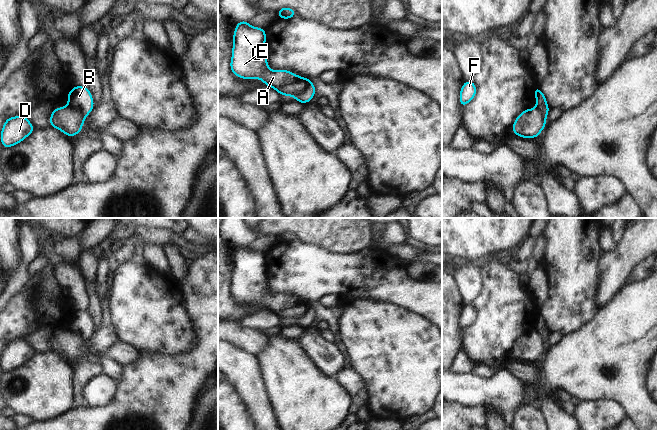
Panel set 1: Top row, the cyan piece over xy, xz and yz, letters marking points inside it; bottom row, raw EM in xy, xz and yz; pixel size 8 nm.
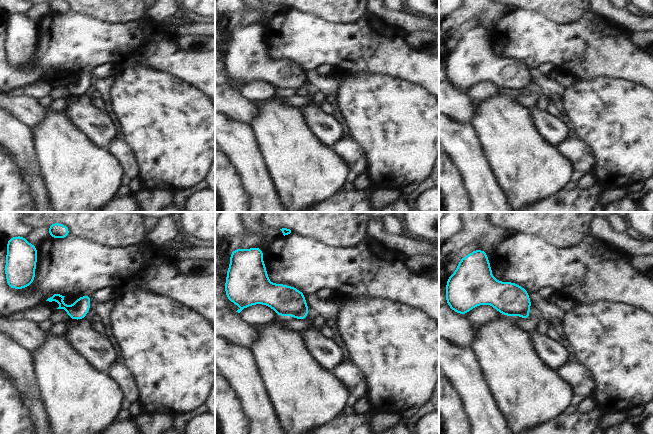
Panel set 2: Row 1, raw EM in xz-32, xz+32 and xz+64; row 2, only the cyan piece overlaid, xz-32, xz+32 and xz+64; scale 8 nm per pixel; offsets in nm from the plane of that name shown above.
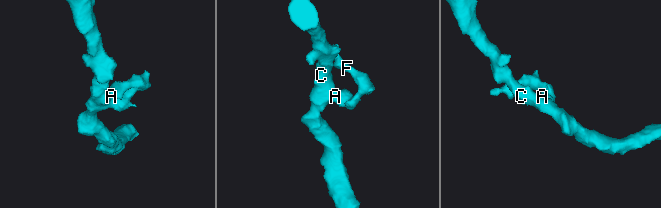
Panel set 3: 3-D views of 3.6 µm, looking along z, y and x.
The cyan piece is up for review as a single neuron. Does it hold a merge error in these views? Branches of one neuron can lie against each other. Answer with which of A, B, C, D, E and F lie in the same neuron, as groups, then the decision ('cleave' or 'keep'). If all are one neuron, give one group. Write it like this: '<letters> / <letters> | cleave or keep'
A C D E / B F | cleave

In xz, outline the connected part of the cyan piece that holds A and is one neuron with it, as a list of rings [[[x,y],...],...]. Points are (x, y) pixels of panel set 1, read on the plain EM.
[[[247,244],[236,246],[232,260],[232,298],[241,303],[261,303],[264,309],[274,312],[282,320],[292,320],[304,314],[308,302],[292,297],[290,294],[269,293],[266,281],[266,255],[253,251]]]

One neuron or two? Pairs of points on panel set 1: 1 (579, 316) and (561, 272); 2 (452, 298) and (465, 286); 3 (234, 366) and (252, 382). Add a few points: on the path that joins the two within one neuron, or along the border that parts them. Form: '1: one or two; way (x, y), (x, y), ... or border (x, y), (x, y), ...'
1: one; way (571, 305), (571, 283)
2: two; border (453, 277), (461, 299), (465, 304)
3: one; way (238, 368), (248, 378)

